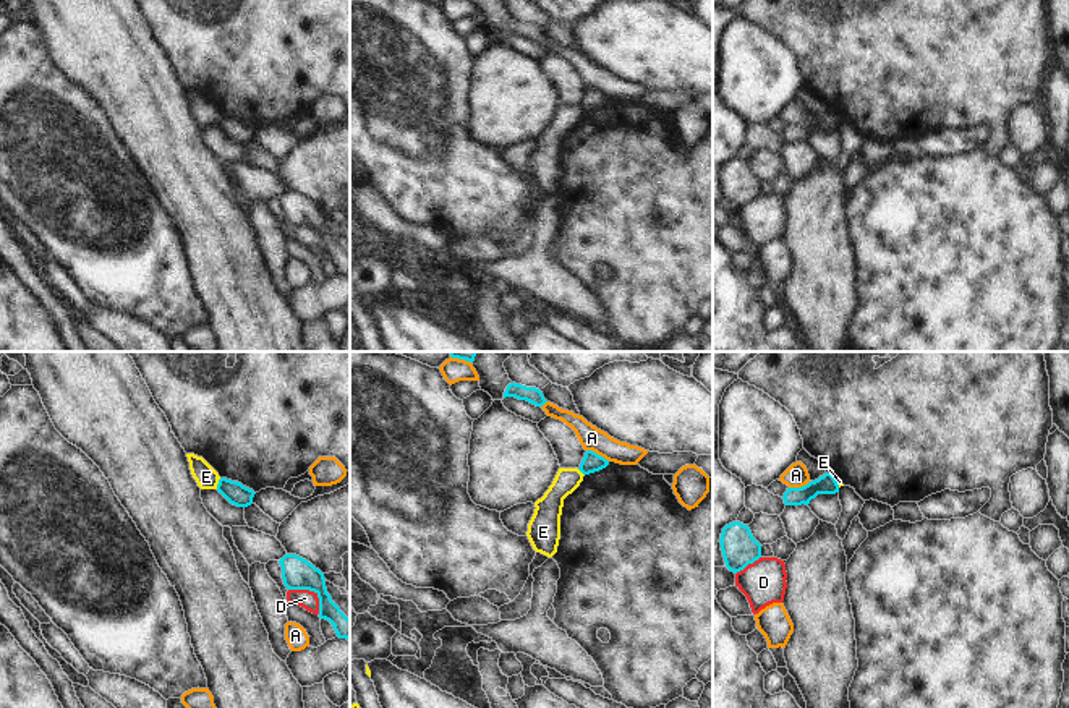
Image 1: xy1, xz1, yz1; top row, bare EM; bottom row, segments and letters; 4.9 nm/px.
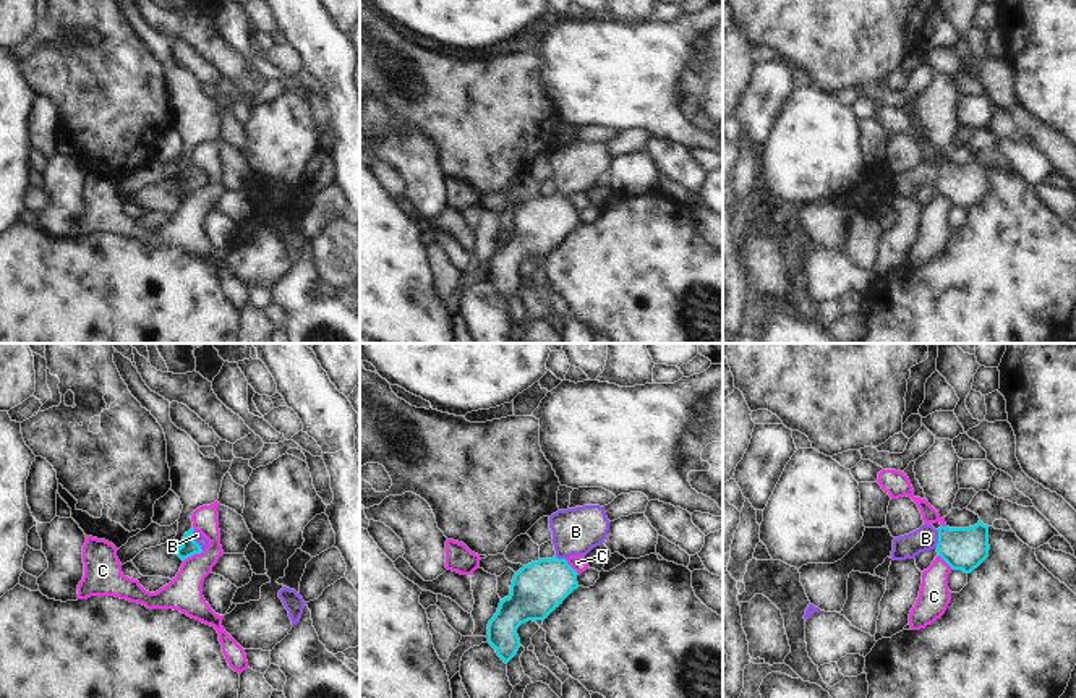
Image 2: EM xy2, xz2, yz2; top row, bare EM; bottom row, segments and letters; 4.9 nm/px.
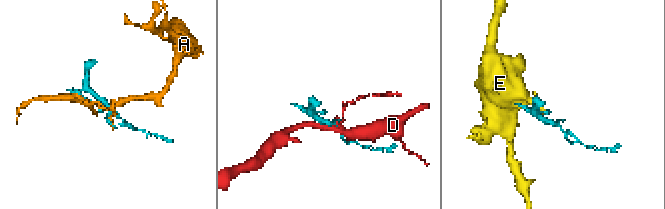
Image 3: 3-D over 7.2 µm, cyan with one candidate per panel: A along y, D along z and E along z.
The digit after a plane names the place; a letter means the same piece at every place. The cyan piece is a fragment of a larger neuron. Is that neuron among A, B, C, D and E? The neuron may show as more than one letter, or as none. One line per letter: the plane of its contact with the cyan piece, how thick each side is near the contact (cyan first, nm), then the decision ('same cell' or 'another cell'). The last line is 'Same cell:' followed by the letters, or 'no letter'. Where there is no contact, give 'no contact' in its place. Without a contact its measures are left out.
A: xz1 | 100/120 nm | another cell
B: xy2 | 90/50 nm | same cell
C: xy2 | 90/180 nm | another cell
D: xy1 | 160/90 nm | another cell
E: xy1 | 110/110 nm | another cell
Same cell: B

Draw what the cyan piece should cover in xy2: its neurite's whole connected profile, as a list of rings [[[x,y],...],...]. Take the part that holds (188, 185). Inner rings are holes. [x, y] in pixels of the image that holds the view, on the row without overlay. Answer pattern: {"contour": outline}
{"contour": [[[194,165],[185,170],[181,183],[177,185],[177,193],[185,198],[194,191],[201,191],[209,183],[209,178]]]}

